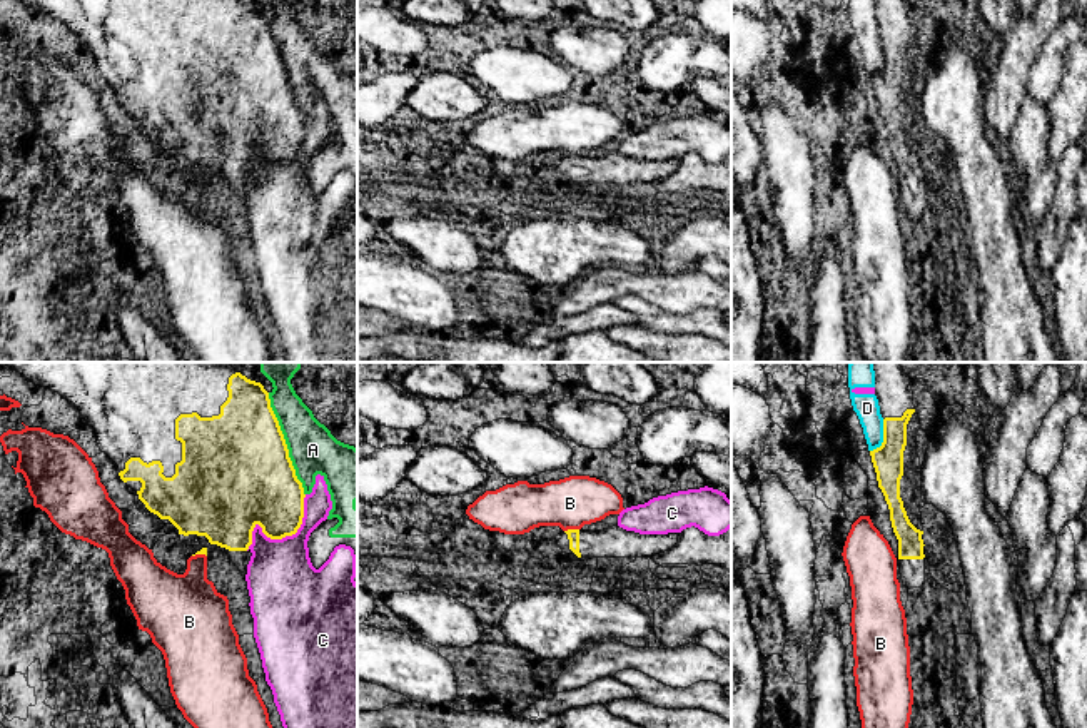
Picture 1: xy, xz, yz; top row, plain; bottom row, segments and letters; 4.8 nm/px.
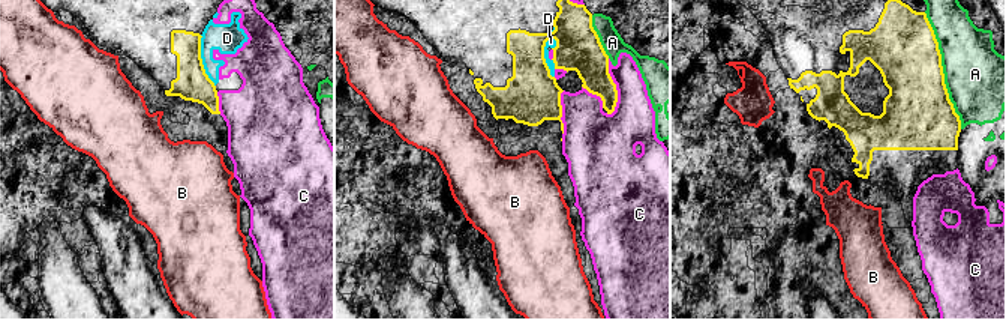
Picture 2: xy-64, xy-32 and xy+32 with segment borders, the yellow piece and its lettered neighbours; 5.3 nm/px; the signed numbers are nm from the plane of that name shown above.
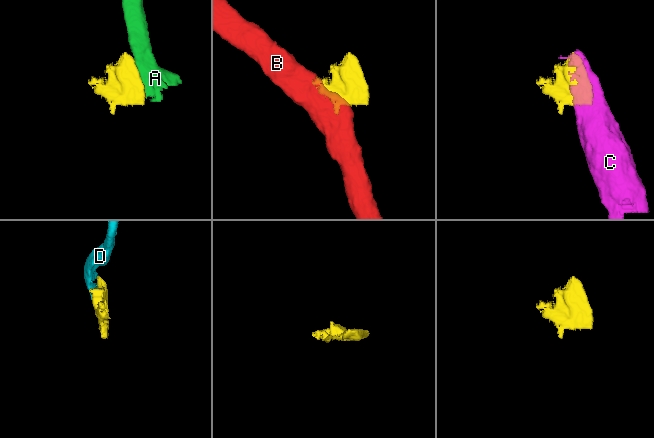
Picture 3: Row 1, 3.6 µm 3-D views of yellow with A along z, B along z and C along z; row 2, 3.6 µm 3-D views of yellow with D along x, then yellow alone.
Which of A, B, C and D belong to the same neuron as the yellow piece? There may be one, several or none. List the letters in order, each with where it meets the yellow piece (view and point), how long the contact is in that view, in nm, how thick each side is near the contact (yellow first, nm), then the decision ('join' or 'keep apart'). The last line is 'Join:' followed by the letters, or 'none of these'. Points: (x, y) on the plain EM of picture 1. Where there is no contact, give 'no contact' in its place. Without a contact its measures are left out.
A: xy (286, 70) | 550 nm | 500/240 nm | keep apart
B: xz (571, 156) | 70 nm | 60/240 nm | keep apart
C: xy (281, 164) | 400 nm | 340/360 nm | keep apart
D: yz (884, 64) | 170 nm | 150/120 nm | keep apart
Join: none of these

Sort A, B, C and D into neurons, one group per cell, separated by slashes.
A / B / C D

